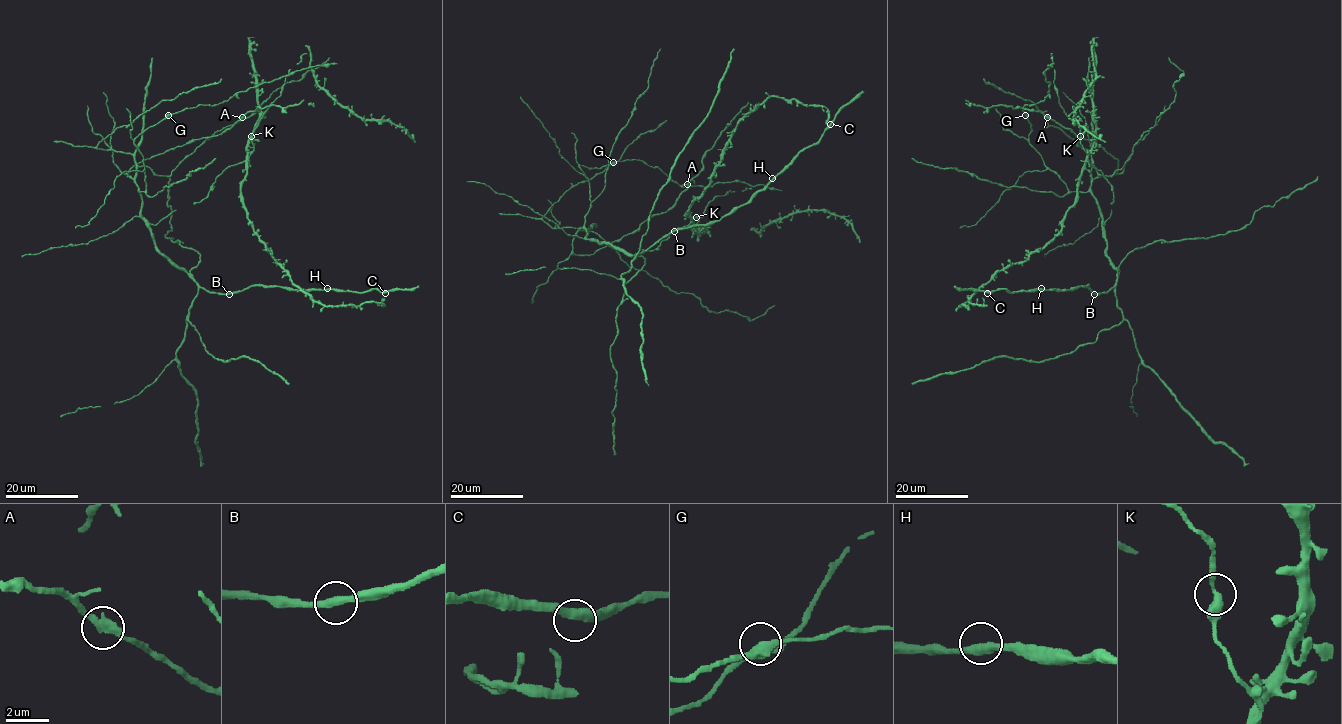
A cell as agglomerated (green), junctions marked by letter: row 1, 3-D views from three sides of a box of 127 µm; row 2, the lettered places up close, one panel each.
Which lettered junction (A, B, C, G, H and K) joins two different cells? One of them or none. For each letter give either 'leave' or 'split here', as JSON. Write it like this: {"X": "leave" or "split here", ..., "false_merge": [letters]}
{"A": "leave", "B": "leave", "C": "leave", "G": "leave", "H": "leave", "K": "leave", "false_merge": []}

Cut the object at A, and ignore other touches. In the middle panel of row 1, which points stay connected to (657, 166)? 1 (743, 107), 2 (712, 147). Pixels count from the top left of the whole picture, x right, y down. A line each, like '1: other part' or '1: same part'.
1: other part
2: other part

